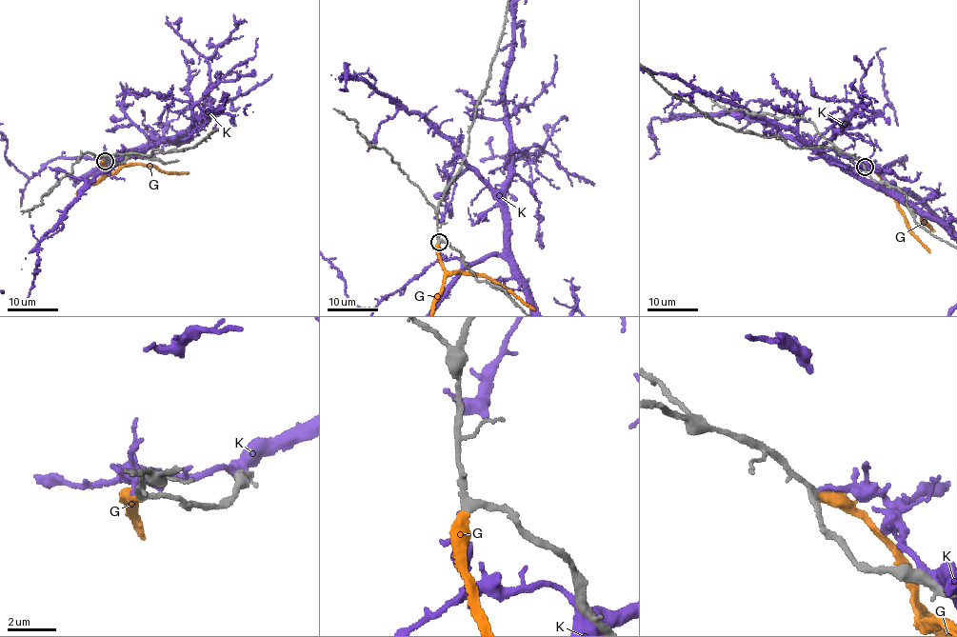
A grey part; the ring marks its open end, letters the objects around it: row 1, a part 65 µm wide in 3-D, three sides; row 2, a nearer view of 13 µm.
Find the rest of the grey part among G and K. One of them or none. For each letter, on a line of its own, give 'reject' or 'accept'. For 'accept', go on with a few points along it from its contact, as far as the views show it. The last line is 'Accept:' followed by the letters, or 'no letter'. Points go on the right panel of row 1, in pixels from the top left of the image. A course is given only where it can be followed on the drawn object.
G: accept
K: reject
Accept: G

